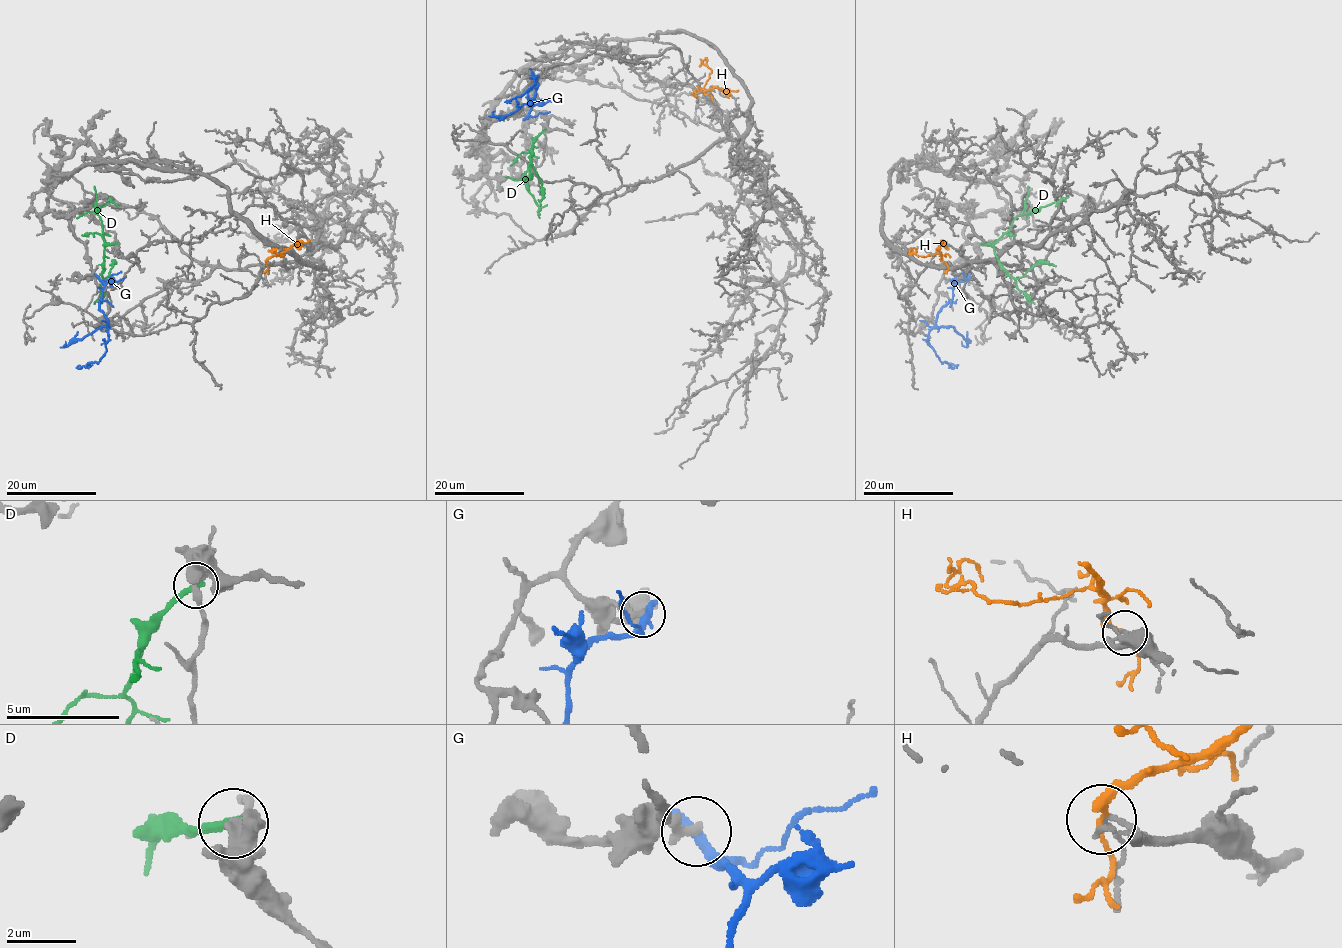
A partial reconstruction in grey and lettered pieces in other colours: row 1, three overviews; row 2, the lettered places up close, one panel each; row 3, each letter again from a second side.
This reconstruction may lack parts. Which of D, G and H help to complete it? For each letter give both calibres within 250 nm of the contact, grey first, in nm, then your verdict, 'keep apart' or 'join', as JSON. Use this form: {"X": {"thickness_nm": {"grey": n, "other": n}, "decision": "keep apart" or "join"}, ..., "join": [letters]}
{"D": {"thickness_nm": {"grey": 360, "other": 280}, "decision": "keep apart"}, "G": {"thickness_nm": {"grey": 240, "other": 300}, "decision": "keep apart"}, "H": {"thickness_nm": {"grey": 120, "other": 130}, "decision": "keep apart"}, "join": []}

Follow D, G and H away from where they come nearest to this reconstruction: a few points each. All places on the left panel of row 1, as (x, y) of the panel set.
D: (116, 244), (104, 243), (102, 221), (97, 213), (111, 196)
G: (98, 276), (104, 284), (100, 308), (108, 325), (98, 327), (65, 346), (65, 341)
H: (266, 262), (276, 254), (283, 256), (273, 248), (270, 252)

